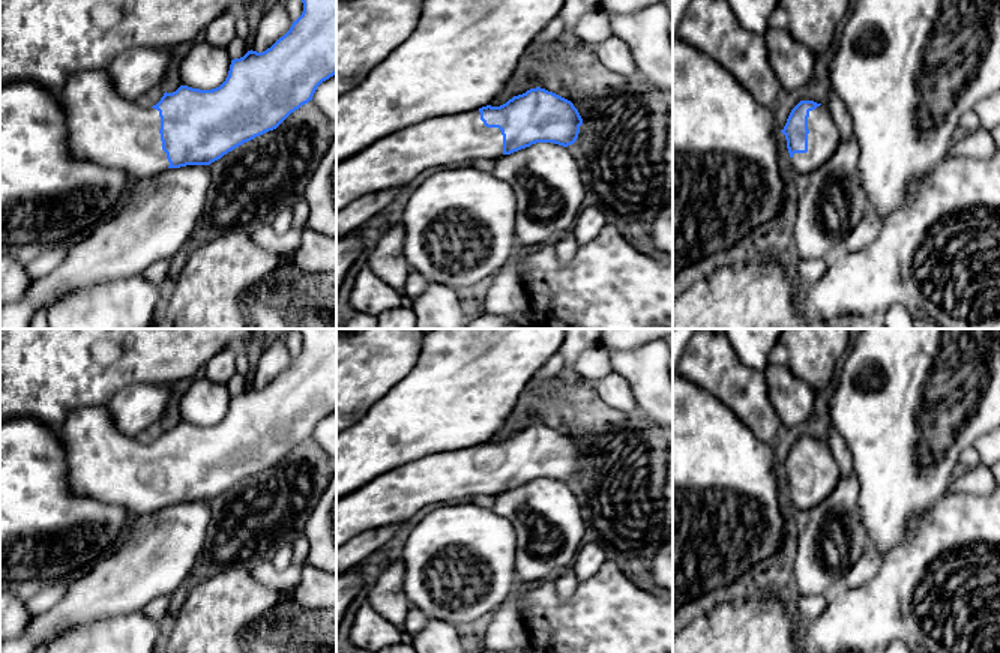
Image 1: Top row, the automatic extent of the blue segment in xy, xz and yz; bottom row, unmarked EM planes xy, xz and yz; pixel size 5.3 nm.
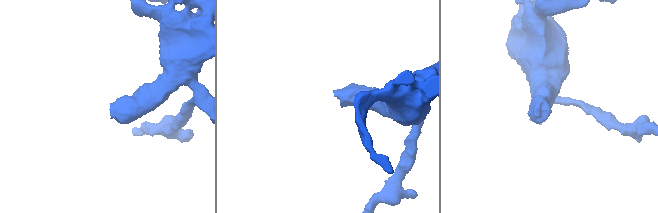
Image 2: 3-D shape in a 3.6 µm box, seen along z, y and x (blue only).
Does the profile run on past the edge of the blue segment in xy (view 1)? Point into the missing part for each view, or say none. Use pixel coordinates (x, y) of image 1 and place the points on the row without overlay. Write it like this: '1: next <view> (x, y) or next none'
1: next xy (101, 463)

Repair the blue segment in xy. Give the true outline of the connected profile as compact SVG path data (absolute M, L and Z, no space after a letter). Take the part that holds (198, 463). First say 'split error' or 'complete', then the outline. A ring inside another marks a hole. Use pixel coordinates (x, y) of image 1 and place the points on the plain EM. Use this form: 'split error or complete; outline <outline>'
split error; outline M297 329L297 330L300 332L303 339L303 348L296 357L293 357L290 366L266 387L257 389L251 386L243 393L231 396L228 413L216 425L200 426L188 422L180 422L173 429L165 428L161 437L152 444L143 444L132 437L123 435L116 428L116 425L111 422L111 414L107 405L84 407L72 411L65 420L65 423L59 428L60 443L66 453L66 473L71 492L75 495L95 498L102 503L119 504L125 507L128 512L138 516L156 512L162 507L167 507L168 504L180 504L186 501L210 501L212 498L221 495L224 491L242 482L243 479L248 479L255 473L260 473L269 467L276 465L291 449L294 449L302 441L312 437L317 423L323 417L329 416L336 410L336 329Z

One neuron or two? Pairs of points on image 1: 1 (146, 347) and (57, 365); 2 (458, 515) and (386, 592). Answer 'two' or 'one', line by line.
1: one
2: two

